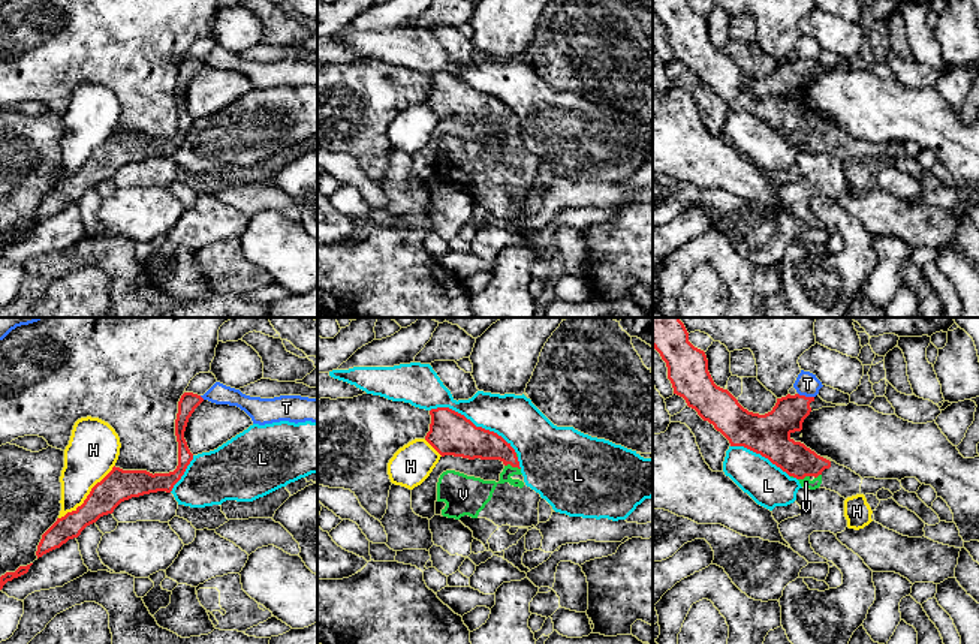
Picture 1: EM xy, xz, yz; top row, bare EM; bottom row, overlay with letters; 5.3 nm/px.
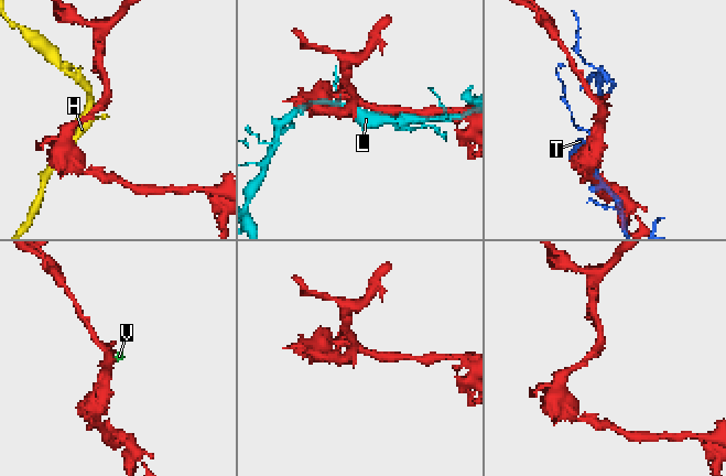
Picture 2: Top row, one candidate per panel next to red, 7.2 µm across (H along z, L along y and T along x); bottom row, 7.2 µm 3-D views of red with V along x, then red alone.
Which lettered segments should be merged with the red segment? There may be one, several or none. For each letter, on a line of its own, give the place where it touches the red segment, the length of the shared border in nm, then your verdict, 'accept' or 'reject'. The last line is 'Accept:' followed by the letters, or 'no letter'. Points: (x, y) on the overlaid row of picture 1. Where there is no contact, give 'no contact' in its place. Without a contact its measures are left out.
H: xy (87, 496) | 420 nm | reject
L: xz (472, 423) | 550 nm | reject
T: yz (804, 396) | 90 nm | reject
V: xz (512, 466) | 90 nm | accept
Accept: V

